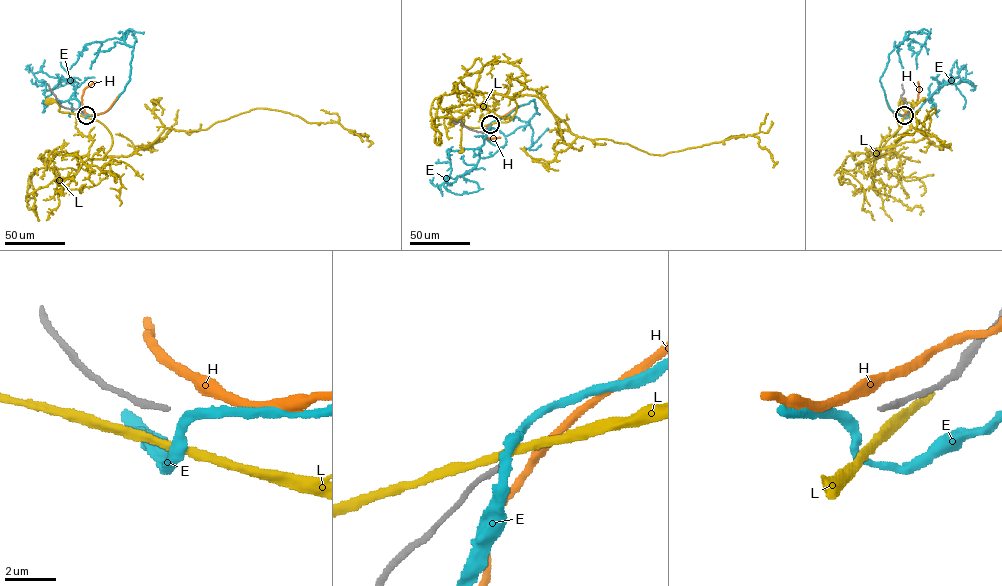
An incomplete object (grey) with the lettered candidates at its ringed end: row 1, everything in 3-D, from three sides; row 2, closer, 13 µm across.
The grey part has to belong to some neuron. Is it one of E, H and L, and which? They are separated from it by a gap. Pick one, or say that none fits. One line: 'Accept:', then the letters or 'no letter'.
Accept: no letter

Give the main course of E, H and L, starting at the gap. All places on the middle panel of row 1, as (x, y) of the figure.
E: (490, 123), (534, 99), (538, 114), (527, 124), (505, 135), (489, 127), (491, 128), (484, 137), (474, 136)
H: (491, 124), (524, 105)
L: (490, 124), (466, 127), (462, 118), (453, 122)

